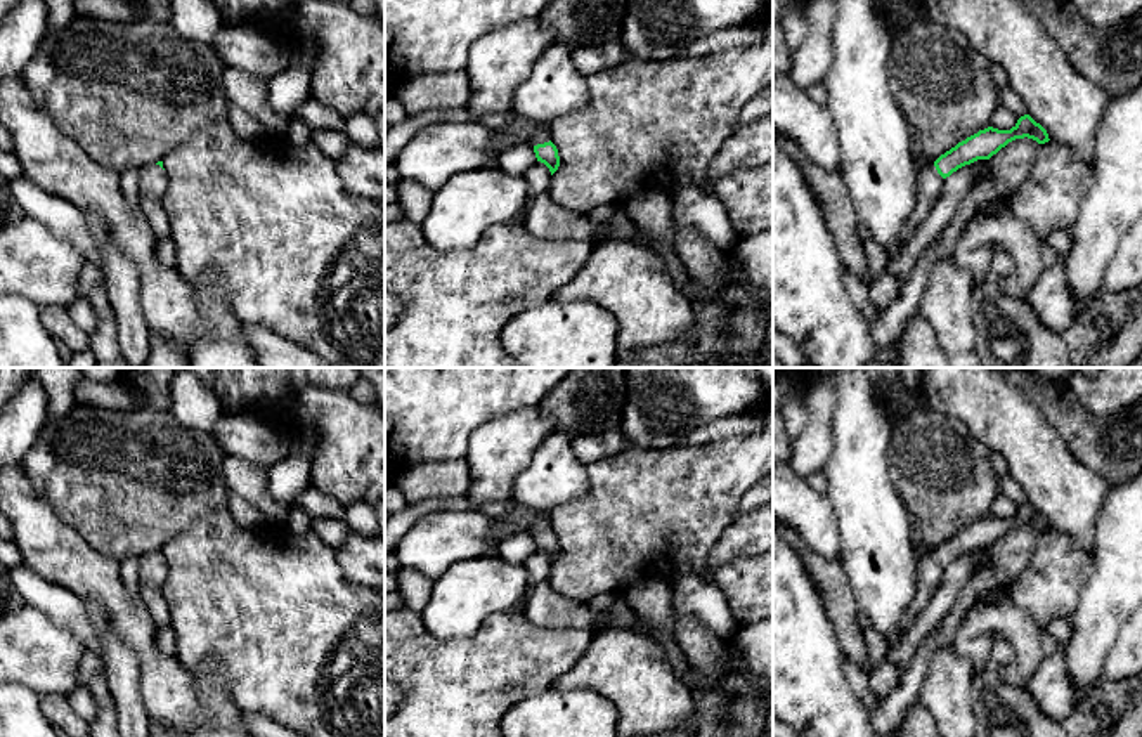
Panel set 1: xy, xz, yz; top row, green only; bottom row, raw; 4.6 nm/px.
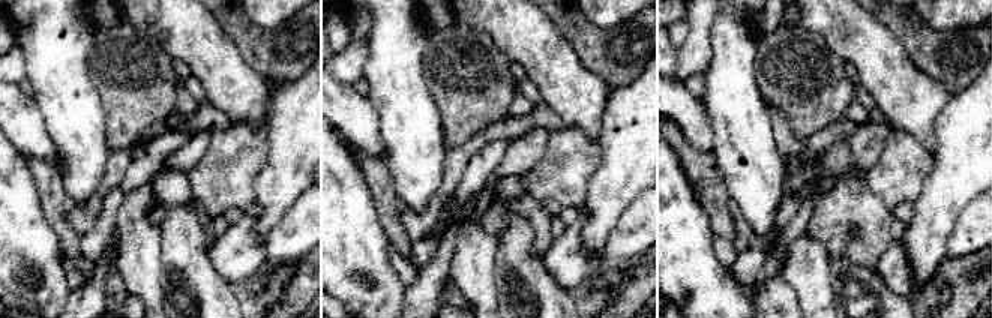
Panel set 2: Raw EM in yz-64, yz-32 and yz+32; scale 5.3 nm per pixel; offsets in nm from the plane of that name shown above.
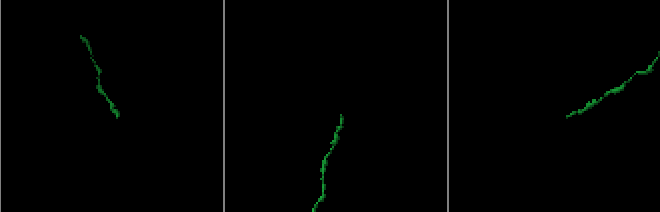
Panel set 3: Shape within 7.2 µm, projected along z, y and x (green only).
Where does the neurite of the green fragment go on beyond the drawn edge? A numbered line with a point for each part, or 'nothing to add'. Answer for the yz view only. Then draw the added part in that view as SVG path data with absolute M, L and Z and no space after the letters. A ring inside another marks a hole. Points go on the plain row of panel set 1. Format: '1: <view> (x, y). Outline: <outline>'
1: yz (929, 571). Outline: M934 551L917 557L917 588L908 610L901 617L899 631L905 635L913 624L915 616L927 605L931 595L938 588L943 574L943 565L938 562Z

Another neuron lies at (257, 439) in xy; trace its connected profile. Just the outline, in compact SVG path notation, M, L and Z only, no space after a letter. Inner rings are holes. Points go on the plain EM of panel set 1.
M224 413L211 434L224 454L265 470L282 461L293 444L291 434L281 423L256 413Z

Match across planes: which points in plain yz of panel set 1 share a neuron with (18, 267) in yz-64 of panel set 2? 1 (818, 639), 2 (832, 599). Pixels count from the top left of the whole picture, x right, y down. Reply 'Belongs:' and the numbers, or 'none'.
Belongs: 1

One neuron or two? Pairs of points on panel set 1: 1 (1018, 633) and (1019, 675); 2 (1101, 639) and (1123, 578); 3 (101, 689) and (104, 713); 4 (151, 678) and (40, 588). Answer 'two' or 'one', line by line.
1: one
2: one
3: one
4: two

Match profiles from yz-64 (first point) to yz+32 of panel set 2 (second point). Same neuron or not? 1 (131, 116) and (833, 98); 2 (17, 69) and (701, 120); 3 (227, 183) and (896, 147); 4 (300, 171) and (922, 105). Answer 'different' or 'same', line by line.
1: same
2: different
3: same
4: different

